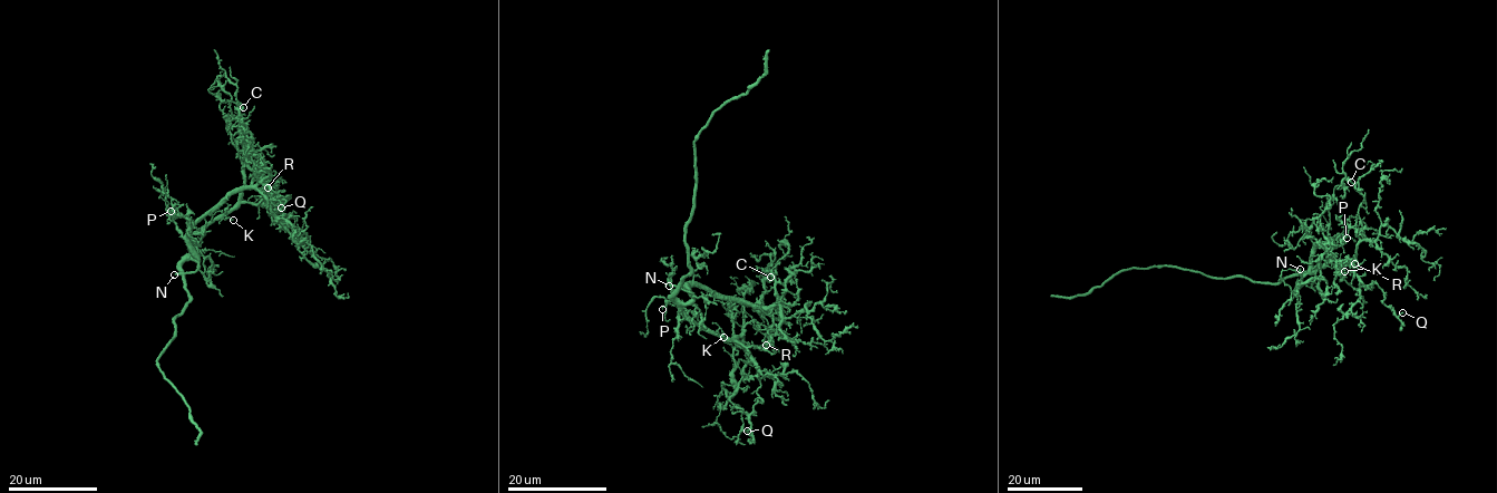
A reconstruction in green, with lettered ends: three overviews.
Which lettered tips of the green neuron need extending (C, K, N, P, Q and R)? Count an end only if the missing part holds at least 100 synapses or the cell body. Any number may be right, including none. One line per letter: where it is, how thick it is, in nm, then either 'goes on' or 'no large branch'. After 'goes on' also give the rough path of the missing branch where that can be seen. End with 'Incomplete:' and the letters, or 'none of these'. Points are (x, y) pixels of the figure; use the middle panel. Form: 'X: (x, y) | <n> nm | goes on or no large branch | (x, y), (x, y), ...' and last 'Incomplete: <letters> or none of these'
C: (770, 277) | 360 nm | no large branch
K: (723, 337) | 200 nm | no large branch
N: (669, 286) | 280 nm | goes on | (669, 286), (642, 281), (606, 292), (590, 305), (566, 302), (556, 310), (536, 313)
P: (662, 309) | 220 nm | no large branch
Q: (747, 431) | 190 nm | no large branch
R: (766, 345) | 180 nm | no large branch
Incomplete: N

